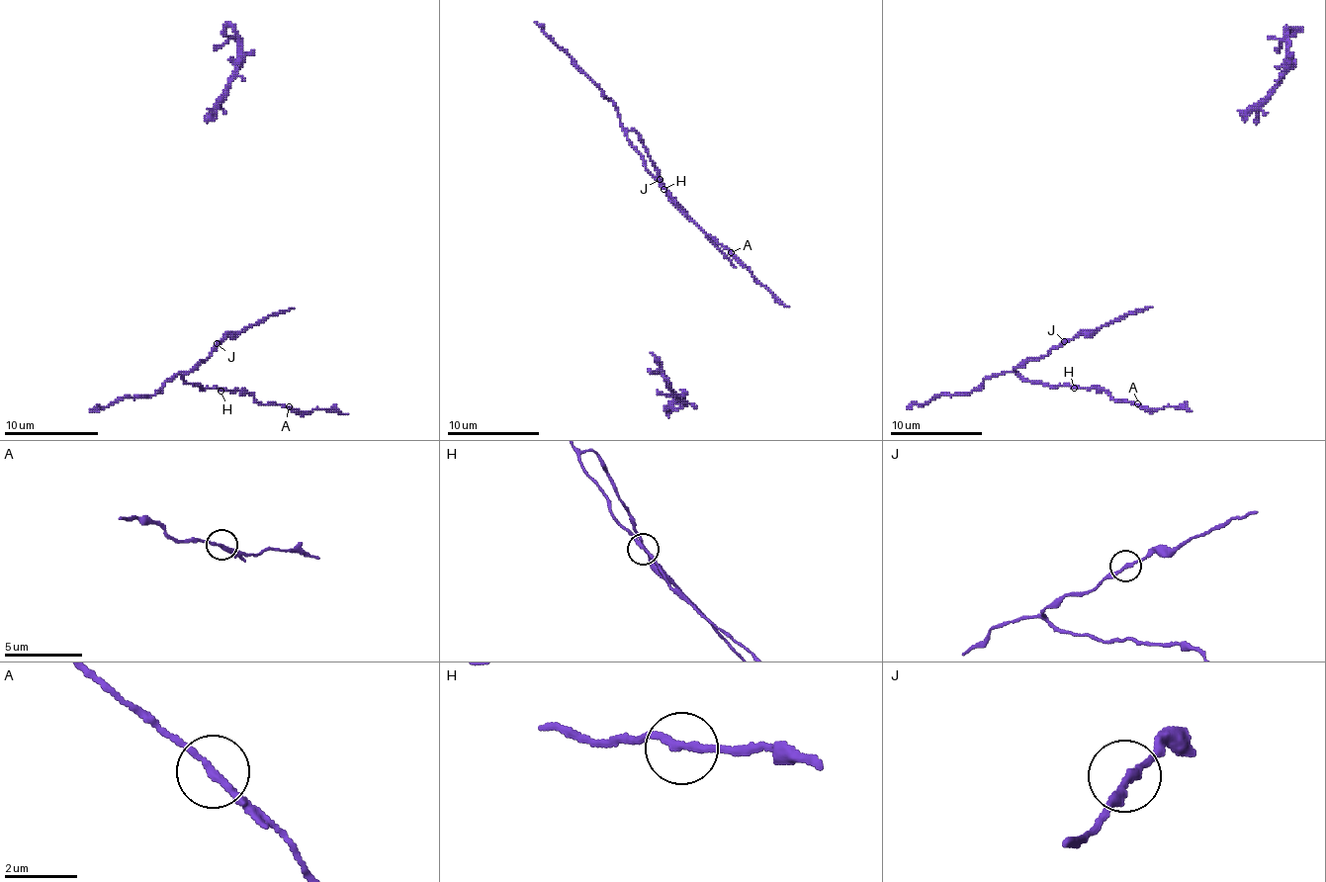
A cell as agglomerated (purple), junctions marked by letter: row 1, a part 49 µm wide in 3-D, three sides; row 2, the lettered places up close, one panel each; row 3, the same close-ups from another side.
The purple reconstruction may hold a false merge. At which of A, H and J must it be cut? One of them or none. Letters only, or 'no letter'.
A

